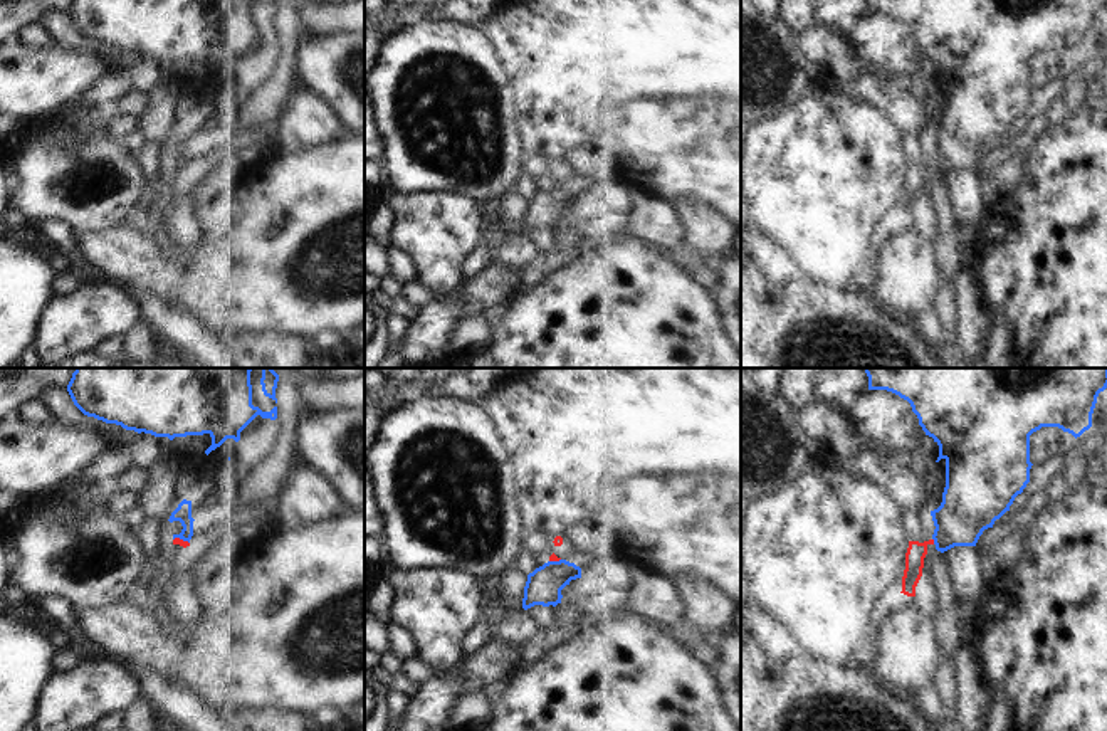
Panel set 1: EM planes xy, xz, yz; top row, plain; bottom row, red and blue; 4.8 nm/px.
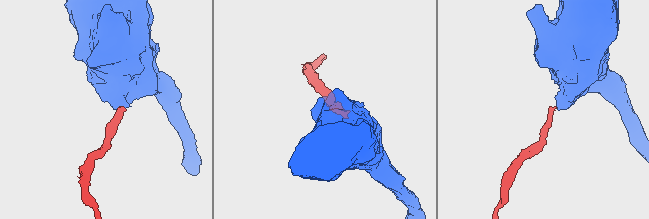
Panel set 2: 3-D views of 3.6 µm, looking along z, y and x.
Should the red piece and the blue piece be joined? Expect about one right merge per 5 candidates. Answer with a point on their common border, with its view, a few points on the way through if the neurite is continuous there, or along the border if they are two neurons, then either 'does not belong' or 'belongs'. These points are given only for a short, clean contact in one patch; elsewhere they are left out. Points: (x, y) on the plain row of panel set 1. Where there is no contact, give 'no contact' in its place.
meets red in yz at (933, 165); border along yz (933, 162), (934, 167); does not belong

